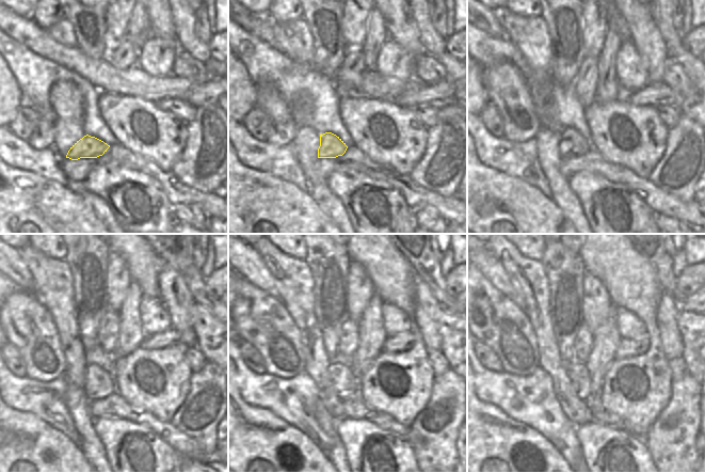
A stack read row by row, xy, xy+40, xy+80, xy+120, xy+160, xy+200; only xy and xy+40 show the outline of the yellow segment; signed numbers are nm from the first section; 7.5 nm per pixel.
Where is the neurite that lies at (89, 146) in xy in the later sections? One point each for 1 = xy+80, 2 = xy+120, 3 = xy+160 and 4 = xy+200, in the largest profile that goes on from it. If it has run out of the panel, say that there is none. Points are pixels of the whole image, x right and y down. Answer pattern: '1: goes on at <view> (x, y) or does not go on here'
1: goes on at xy+80 (572, 144)
2: goes on at xy+120 (99, 383)
3: goes on at xy+160 (343, 381)
4: goes on at xy+200 (578, 374)

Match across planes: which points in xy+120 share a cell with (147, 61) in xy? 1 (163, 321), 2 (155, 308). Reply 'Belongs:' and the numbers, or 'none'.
Belongs: 1, 2

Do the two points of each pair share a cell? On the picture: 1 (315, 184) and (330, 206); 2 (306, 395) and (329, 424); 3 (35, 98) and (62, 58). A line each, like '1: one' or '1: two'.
1: one
2: two
3: two

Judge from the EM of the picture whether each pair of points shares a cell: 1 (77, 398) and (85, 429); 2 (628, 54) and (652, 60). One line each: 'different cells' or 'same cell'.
1: same cell
2: different cells

